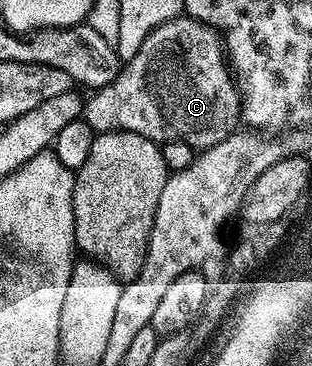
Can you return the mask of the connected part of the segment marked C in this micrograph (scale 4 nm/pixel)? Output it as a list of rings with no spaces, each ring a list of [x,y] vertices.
[[[189,17],[170,19],[155,29],[117,78],[91,95],[94,96],[85,100],[81,113],[91,132],[135,131],[156,144],[180,141],[195,149],[205,149],[235,134],[234,125],[240,121],[240,93],[224,58],[223,42],[216,31]]]

